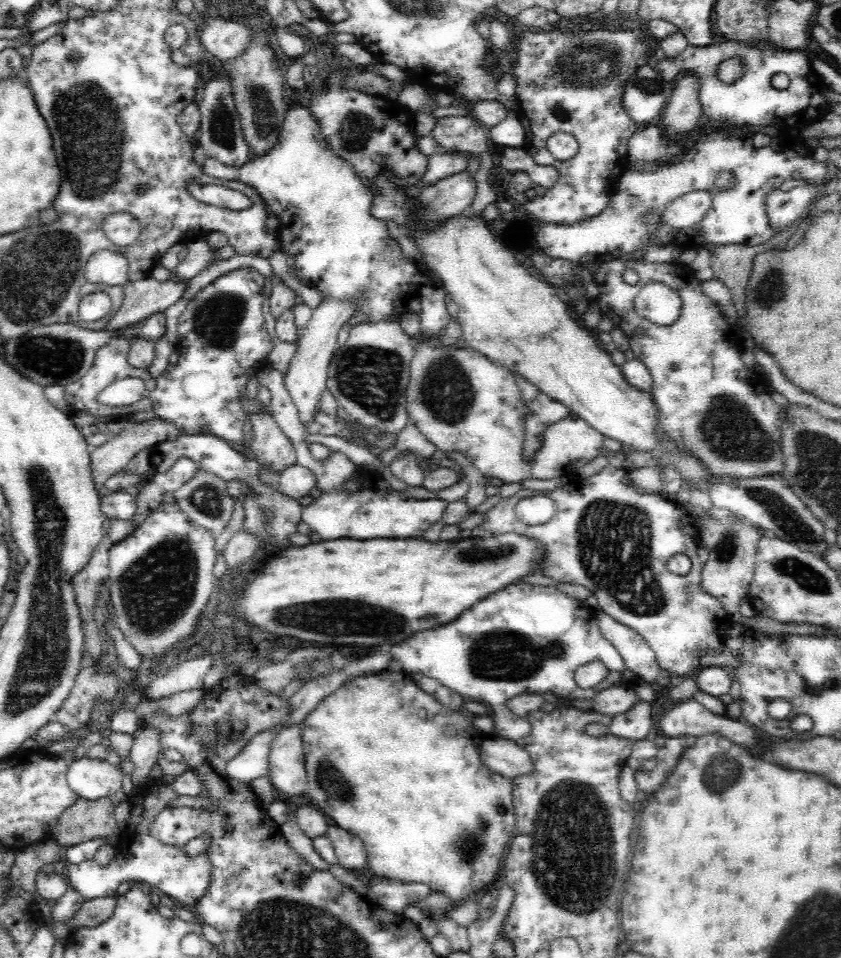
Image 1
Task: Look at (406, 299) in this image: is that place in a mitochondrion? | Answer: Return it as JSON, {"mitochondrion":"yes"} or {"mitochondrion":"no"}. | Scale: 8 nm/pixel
{"mitochondrion":"no"}

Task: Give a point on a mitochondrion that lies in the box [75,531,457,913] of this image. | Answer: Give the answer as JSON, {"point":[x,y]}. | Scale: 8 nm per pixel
{"point":[152,589]}

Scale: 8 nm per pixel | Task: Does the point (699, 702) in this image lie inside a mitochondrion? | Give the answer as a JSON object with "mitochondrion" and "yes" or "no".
{"mitochondrion":"no"}

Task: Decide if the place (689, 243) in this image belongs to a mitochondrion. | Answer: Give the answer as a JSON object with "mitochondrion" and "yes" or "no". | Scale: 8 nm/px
{"mitochondrion":"no"}

